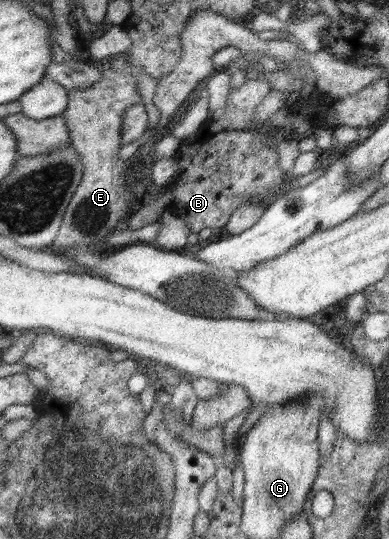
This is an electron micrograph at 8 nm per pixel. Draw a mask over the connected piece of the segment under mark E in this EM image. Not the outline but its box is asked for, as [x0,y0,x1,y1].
[51,67,140,250]

